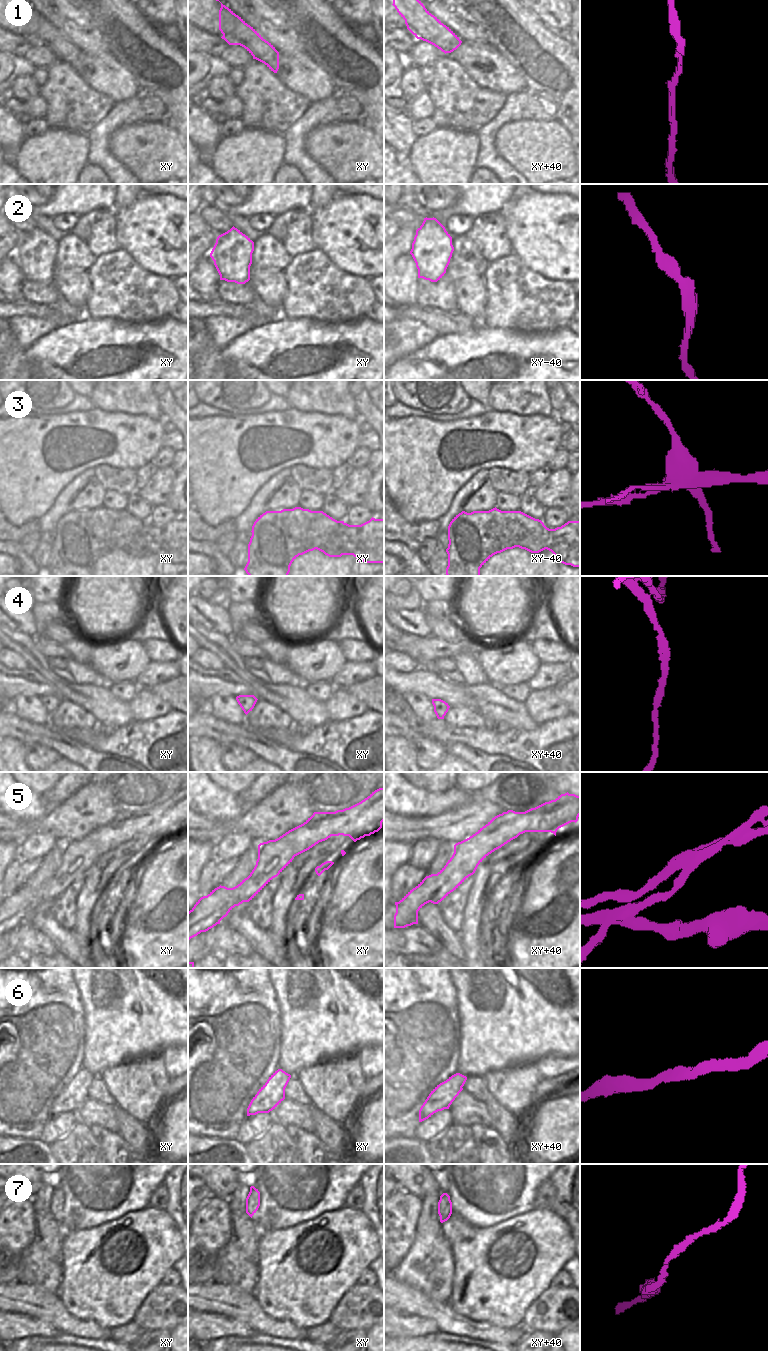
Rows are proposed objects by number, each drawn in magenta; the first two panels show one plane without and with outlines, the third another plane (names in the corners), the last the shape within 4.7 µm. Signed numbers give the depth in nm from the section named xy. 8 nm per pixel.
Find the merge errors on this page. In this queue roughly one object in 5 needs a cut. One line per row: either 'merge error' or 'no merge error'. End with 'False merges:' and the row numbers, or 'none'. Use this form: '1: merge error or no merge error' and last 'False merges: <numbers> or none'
1: no merge error
2: no merge error
3: merge error
4: no merge error
5: merge error
6: no merge error
7: no merge error
False merges: 3, 5

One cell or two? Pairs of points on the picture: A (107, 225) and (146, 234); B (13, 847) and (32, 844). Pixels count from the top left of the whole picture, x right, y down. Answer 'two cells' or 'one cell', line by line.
A: two cells
B: two cells

